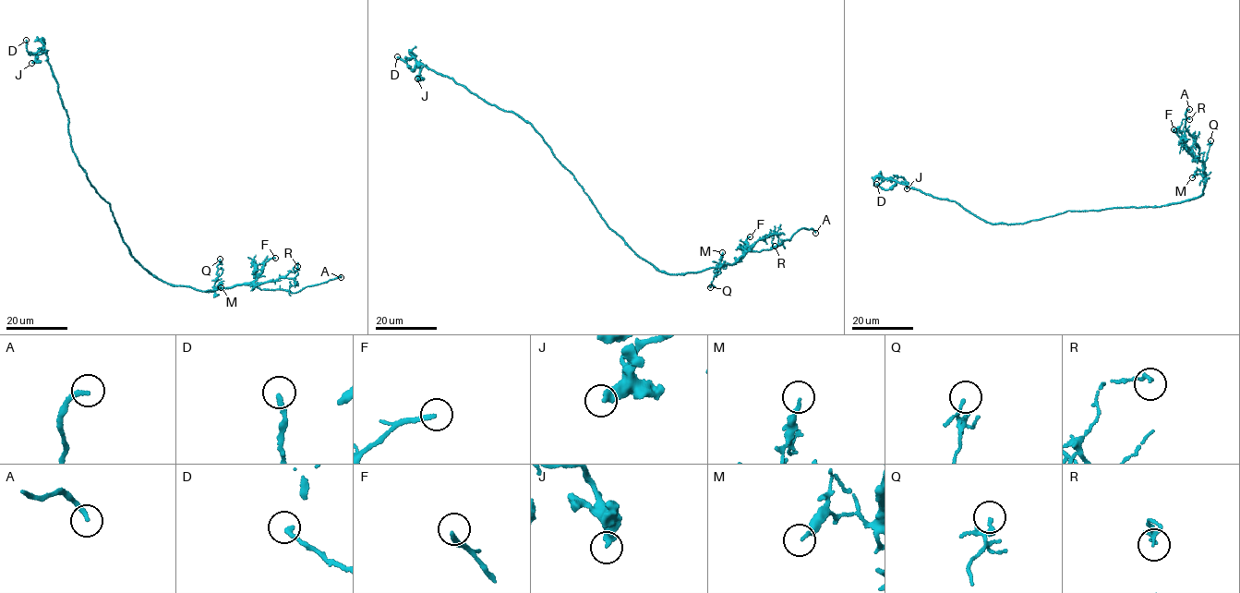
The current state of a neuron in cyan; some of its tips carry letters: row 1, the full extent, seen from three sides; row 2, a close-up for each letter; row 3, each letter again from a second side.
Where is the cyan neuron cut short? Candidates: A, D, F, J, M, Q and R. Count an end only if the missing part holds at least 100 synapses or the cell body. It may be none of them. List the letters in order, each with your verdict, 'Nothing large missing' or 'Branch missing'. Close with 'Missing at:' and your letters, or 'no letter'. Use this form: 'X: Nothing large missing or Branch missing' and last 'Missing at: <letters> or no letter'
A: Branch missing
D: Nothing large missing
F: Nothing large missing
J: Nothing large missing
M: Nothing large missing
Q: Nothing large missing
R: Nothing large missing
Missing at: A

